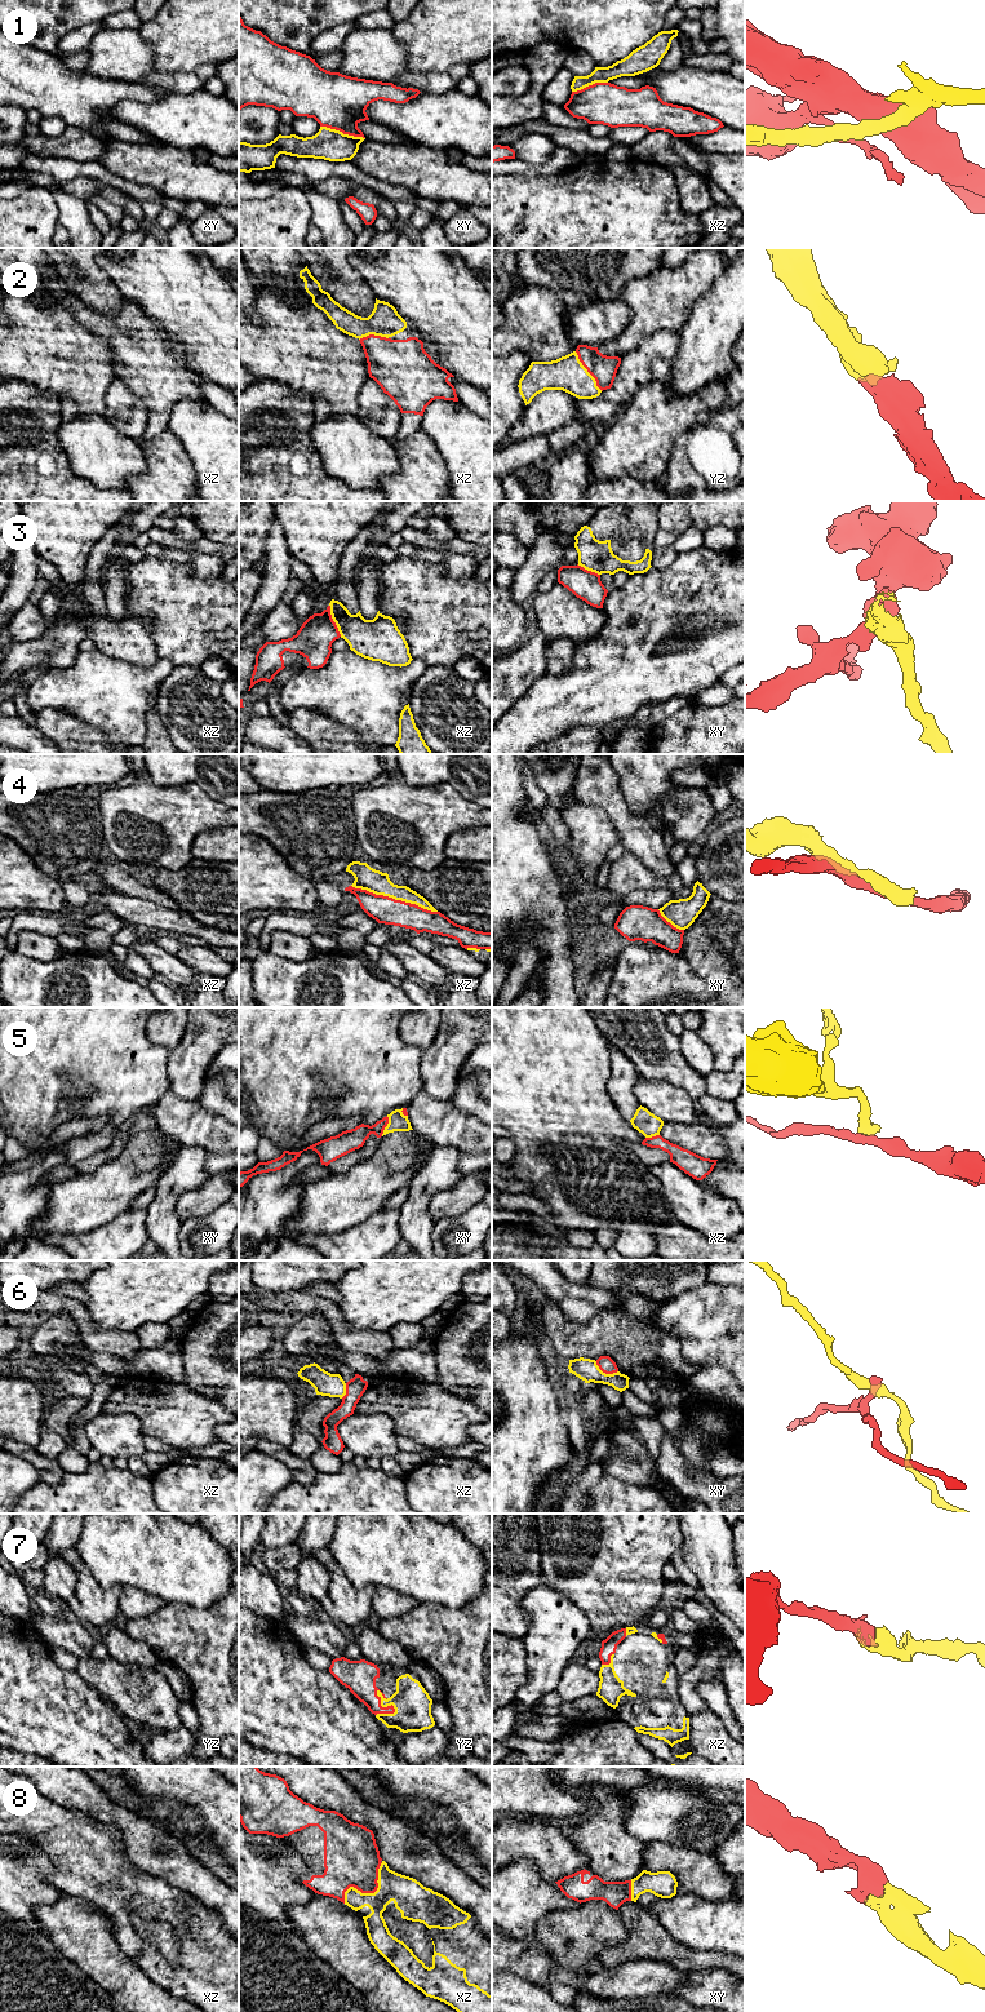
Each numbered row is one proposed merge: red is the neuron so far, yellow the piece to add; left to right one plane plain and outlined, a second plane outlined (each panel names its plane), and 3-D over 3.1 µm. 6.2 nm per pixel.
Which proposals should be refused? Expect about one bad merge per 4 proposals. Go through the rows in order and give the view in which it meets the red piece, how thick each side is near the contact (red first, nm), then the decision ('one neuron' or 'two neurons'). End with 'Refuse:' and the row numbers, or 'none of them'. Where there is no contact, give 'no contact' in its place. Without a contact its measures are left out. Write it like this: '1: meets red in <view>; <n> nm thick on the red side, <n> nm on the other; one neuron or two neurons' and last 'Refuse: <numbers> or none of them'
1: meets red in xy; 340 nm thick on the red side, 200 nm on the other; two neurons
2: meets red in yz; 170 nm thick on the red side, 220 nm on the other; one neuron
3: meets red in xz; 220 nm thick on the red side, 240 nm on the other; two neurons
4: meets red in xz; 170 nm thick on the red side, 140 nm on the other; two neurons
5: meets red in xy; 140 nm thick on the red side, 110 nm on the other; two neurons
6: meets red in xy; 100 nm thick on the red side, 140 nm on the other; two neurons
7: meets red in yz; 200 nm thick on the red side, 240 nm on the other; one neuron
8: meets red in xz; 360 nm thick on the red side, 200 nm on the other; one neuron
Refuse: 1, 3, 4, 5, 6

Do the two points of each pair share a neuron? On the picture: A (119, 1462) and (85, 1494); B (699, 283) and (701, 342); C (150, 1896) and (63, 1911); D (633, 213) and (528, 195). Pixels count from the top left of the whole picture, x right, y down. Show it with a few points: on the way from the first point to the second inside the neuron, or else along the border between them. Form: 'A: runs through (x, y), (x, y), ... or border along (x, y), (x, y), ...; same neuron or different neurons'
A: border along (124, 1465), (114, 1467); different neurons
B: border along (718, 274), (710, 288), (696, 301), (684, 324); different neurons
C: border along (66, 1895), (83, 1897), (103, 1911); different neurons
D: runs through (607, 213), (554, 213); same neuron

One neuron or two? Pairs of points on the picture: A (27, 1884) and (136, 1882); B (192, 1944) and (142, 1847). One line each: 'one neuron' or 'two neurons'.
A: two neurons
B: two neurons

